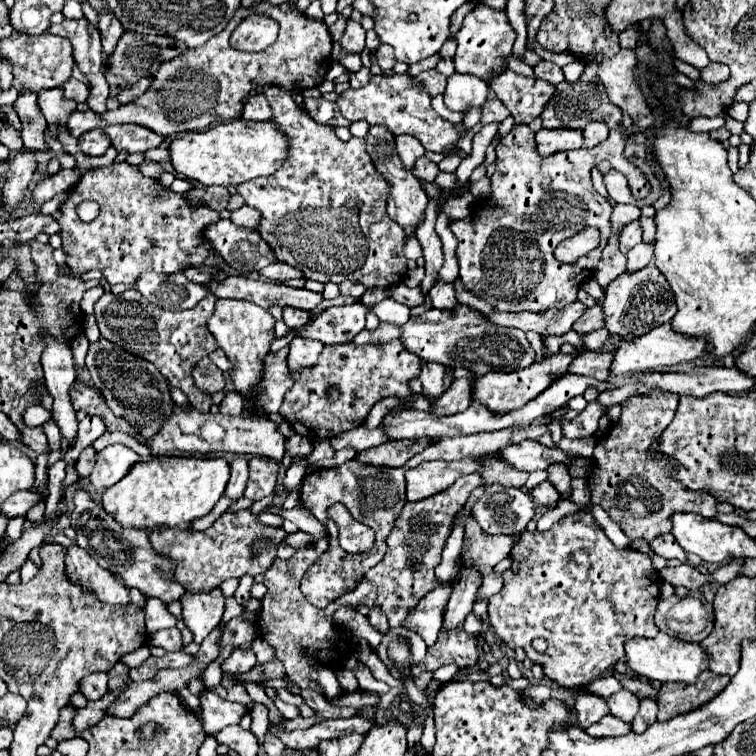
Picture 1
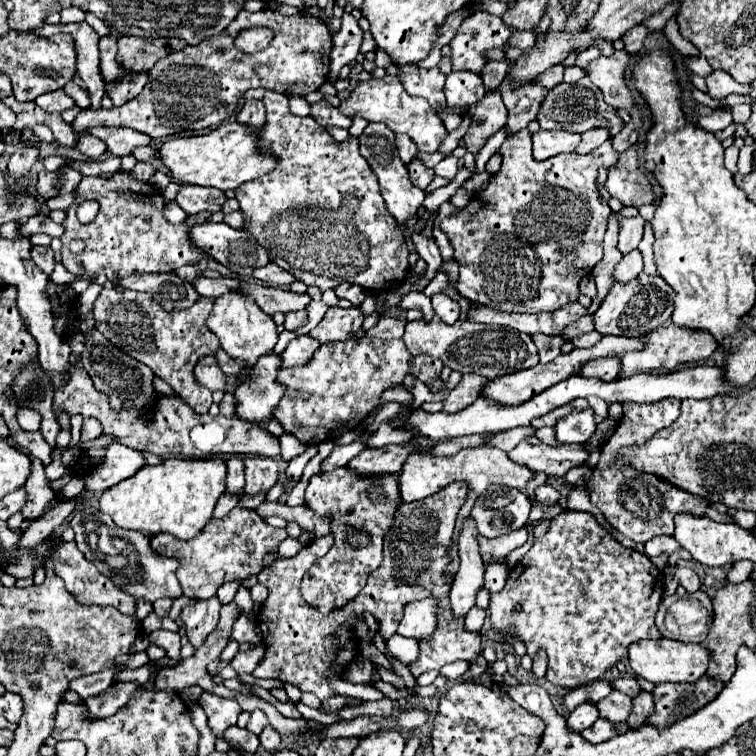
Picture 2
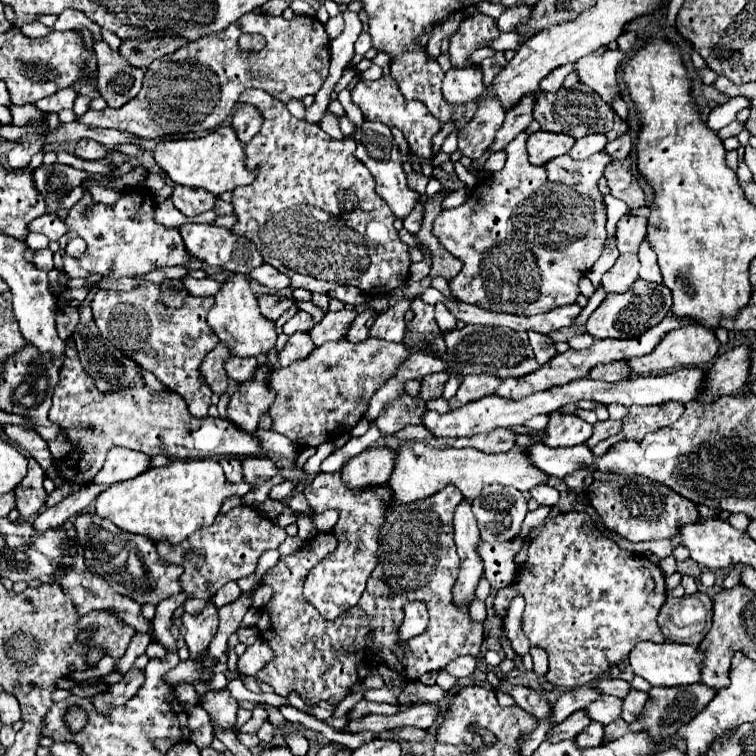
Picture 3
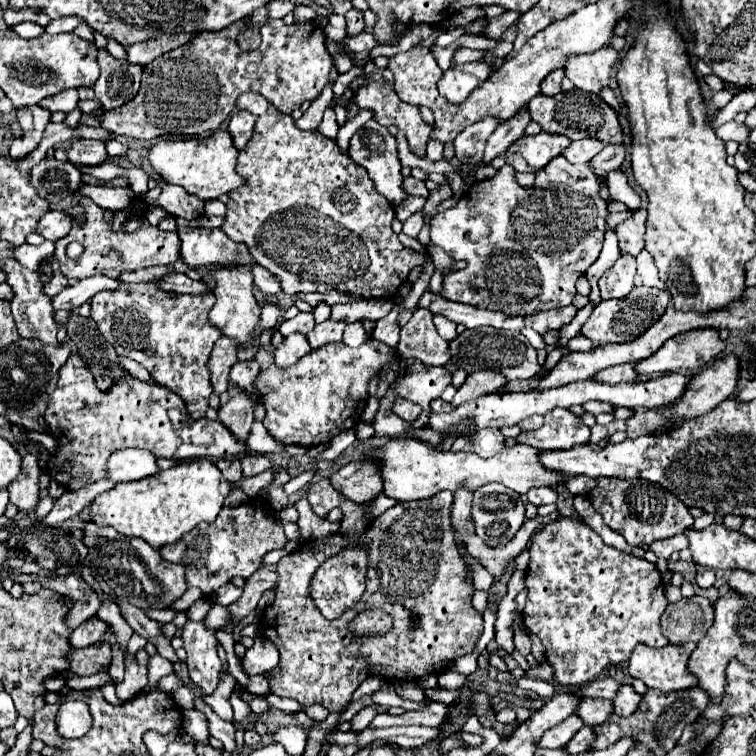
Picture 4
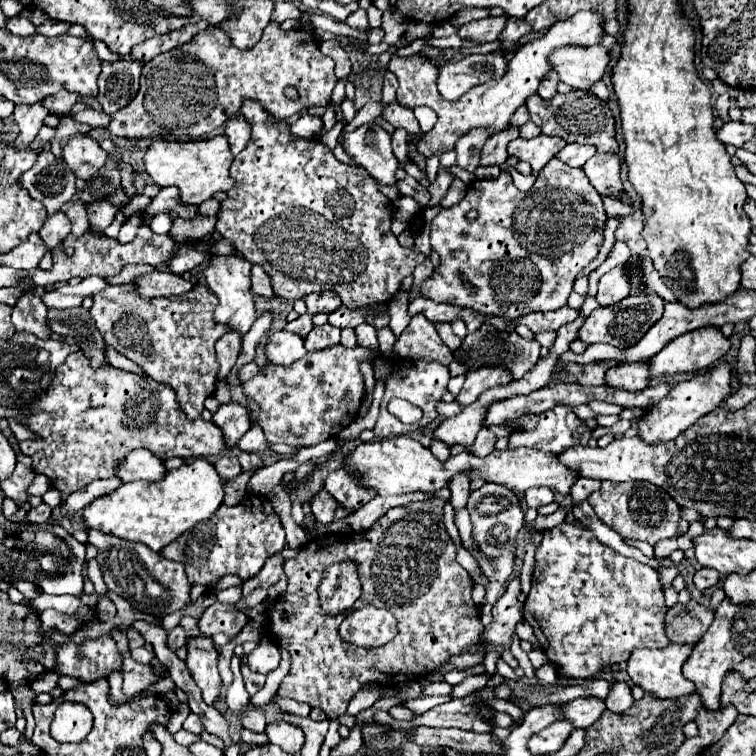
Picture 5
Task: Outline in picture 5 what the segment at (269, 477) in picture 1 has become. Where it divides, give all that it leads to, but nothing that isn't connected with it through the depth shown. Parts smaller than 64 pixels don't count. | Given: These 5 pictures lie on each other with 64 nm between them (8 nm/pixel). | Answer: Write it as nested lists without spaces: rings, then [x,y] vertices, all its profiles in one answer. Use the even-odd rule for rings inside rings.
[[[240,452],[238,460],[240,460],[240,466],[242,466],[242,470],[244,470],[244,472],[256,472],[256,470],[260,470],[260,468],[264,466],[262,456],[258,456],[258,454]]]

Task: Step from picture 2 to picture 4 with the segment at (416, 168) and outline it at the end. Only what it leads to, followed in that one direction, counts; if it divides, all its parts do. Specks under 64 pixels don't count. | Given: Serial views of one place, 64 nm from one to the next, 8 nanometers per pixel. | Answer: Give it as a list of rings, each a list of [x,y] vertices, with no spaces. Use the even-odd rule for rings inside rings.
[[[414,176],[404,178],[404,190],[406,190],[410,196],[428,196],[426,182],[424,182],[424,180],[416,180]]]

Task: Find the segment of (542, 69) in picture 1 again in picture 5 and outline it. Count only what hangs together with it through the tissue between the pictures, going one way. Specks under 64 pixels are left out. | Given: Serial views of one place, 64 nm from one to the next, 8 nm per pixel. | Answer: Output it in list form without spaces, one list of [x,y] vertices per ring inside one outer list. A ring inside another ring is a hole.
[[[552,70],[552,72],[548,72],[548,76],[540,82],[538,94],[540,94],[544,100],[548,100],[548,98],[552,98],[552,96],[556,94],[556,86],[558,86],[558,76],[556,76],[556,72]]]

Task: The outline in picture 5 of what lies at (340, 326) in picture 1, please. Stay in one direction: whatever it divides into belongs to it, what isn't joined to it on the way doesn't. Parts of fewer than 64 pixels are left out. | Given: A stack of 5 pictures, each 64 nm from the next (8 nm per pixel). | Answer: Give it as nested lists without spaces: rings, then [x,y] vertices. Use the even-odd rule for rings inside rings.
[[[324,324],[324,326],[314,326],[312,332],[306,336],[306,348],[308,350],[322,350],[328,348],[332,344],[340,342],[340,328],[332,326],[332,324]]]

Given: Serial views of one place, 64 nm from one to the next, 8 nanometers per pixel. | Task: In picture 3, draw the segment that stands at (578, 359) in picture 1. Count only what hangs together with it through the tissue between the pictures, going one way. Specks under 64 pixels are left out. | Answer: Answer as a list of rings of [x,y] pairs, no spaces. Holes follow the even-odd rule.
[[[620,360],[608,362],[608,364],[598,364],[588,372],[588,378],[602,380],[602,382],[618,382],[618,380],[624,380],[628,376],[630,376],[628,366],[624,362],[620,362]]]

